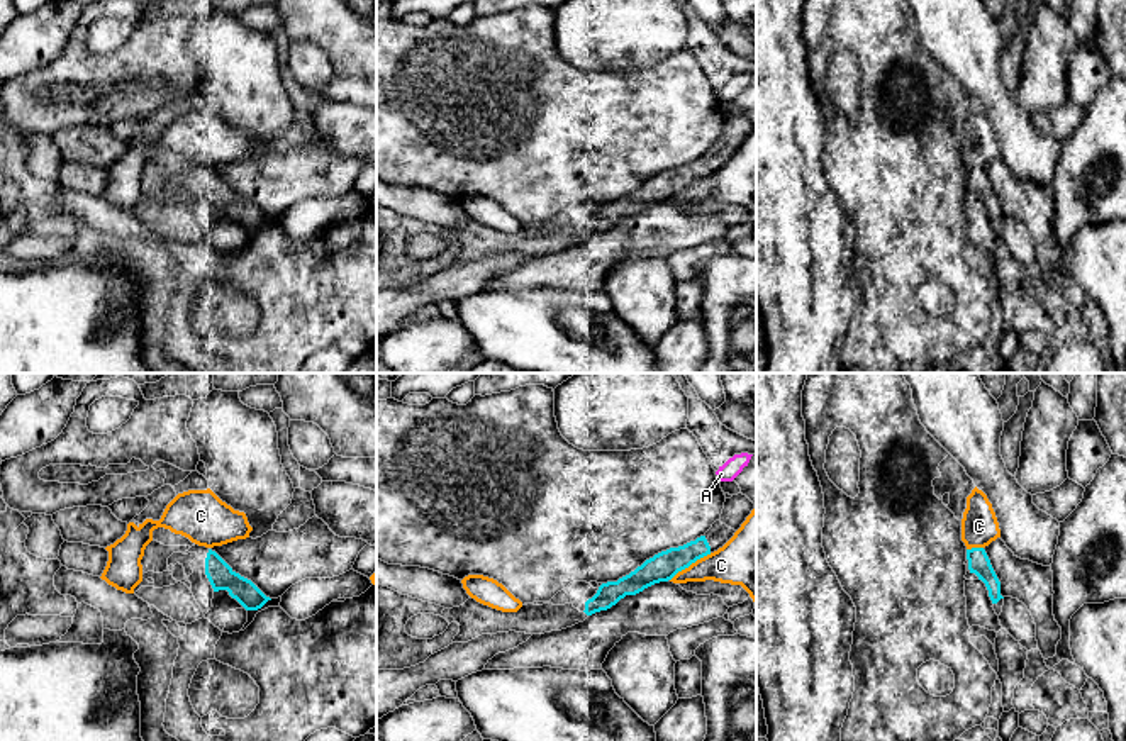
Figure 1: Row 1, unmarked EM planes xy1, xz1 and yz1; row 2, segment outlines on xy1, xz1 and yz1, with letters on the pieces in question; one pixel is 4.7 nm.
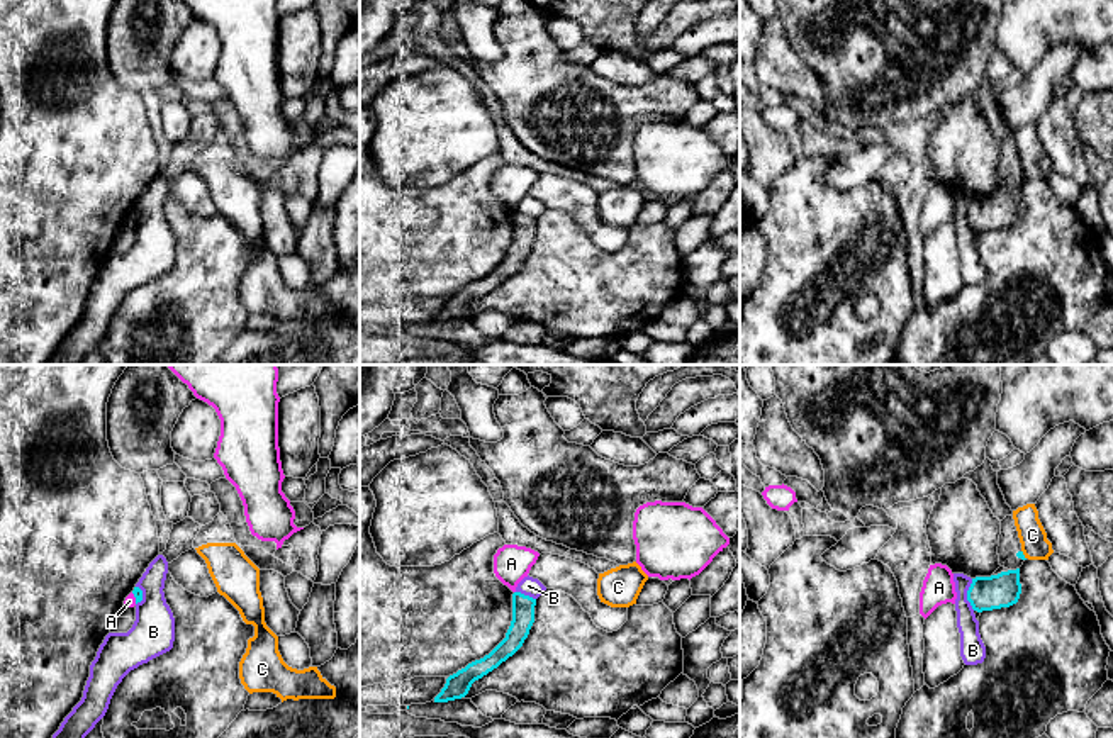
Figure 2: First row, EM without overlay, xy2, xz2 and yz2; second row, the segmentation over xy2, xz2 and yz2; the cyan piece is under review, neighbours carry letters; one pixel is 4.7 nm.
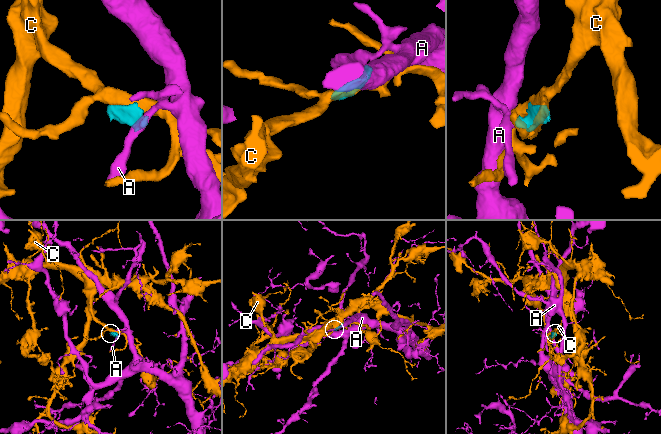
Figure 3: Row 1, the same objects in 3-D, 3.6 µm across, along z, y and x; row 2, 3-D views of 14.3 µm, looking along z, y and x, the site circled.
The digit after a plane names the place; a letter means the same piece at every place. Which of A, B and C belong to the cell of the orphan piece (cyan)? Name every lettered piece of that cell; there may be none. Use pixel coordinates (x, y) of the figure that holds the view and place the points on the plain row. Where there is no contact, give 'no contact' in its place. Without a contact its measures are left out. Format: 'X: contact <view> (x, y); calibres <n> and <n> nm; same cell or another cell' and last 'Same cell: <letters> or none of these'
A: contact xy2 (134, 216); calibres 50 and 50 nm; another cell
B: contact yz2 (967, 214); calibres 160 and 110 nm; another cell
C: contact xz1 (691, 183); calibres 140 and 240 nm; another cell
Same cell: none of these

